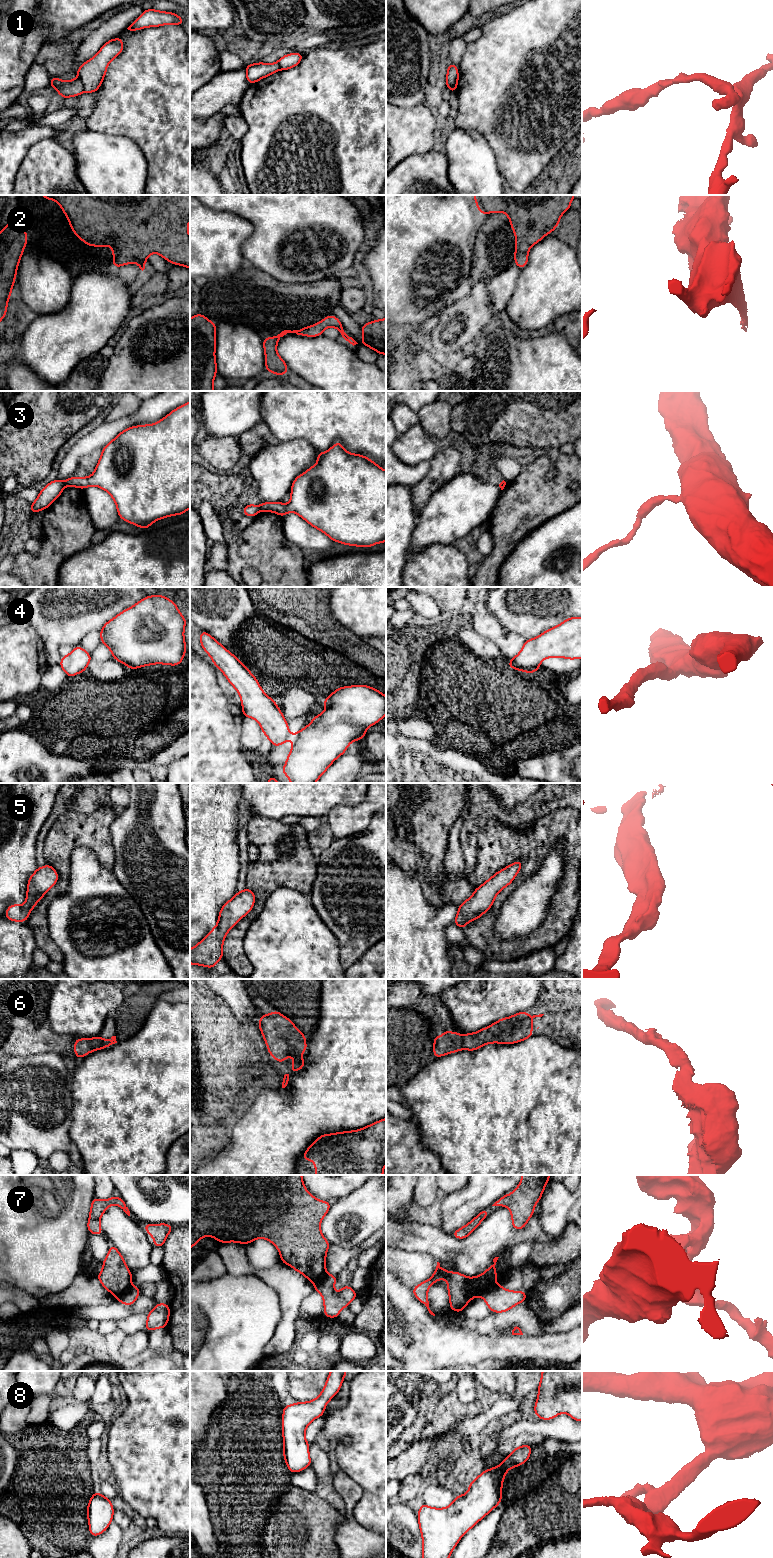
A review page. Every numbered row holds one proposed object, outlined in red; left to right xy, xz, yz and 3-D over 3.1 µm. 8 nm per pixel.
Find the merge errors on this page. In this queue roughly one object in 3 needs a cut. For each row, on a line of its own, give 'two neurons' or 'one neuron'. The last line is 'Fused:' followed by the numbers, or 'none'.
1: two neurons
2: one neuron
3: two neurons
4: one neuron
5: one neuron
6: one neuron
7: two neurons
8: one neuron
Fused: 1, 3, 7

